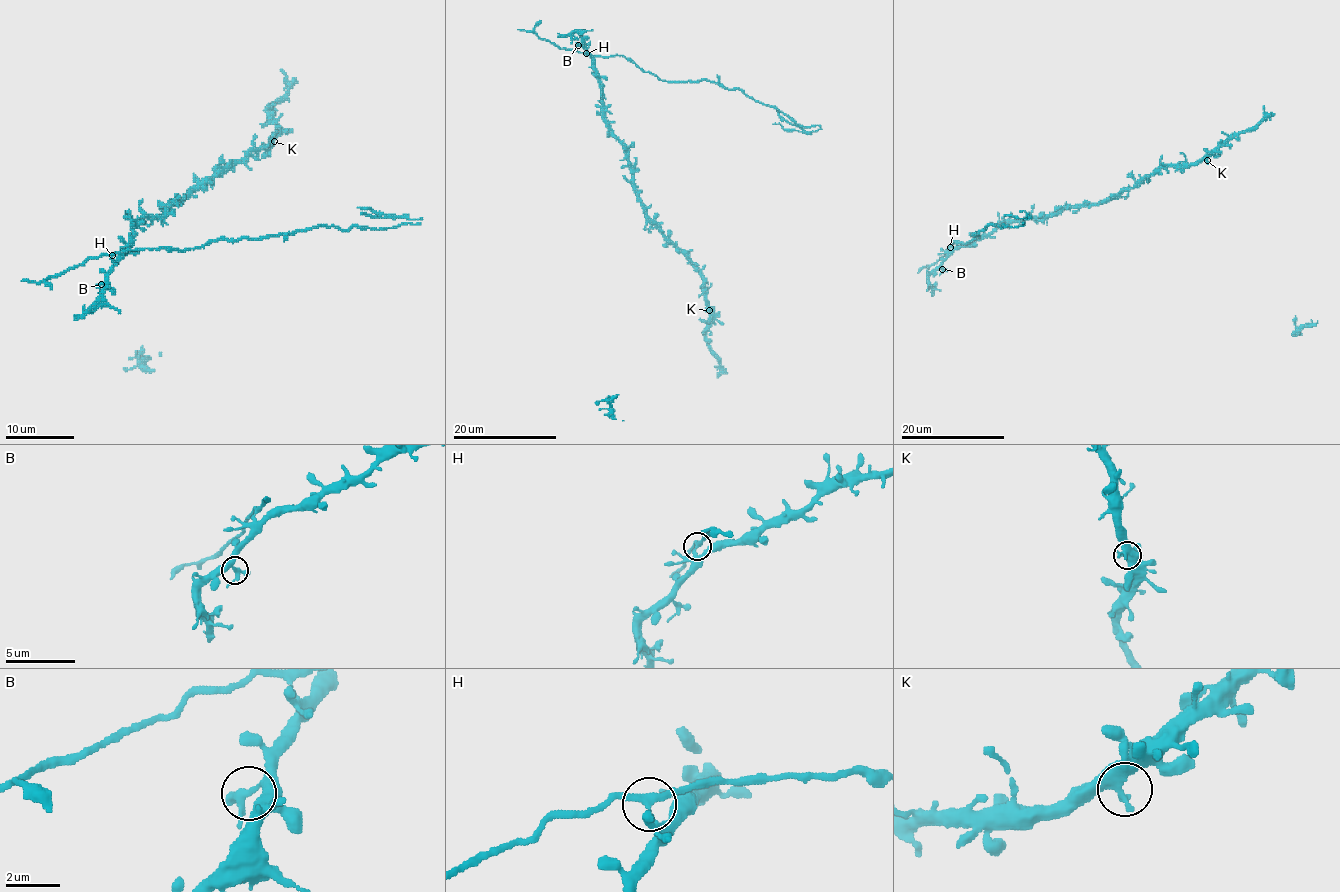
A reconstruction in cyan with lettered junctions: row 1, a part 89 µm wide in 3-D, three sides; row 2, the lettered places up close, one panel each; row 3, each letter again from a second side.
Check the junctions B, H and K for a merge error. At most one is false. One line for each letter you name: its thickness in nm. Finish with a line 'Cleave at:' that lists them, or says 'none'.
H: calibre 240 nm
Cleave at: H

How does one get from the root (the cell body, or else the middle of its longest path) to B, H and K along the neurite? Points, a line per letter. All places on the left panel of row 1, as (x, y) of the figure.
B: (166, 212), (163, 216), (146, 216), (134, 226), (134, 235), (123, 255), (101, 284)
H: (166, 212), (140, 219), (134, 226), (129, 245), (118, 255), (111, 255)
K: (166, 212), (202, 182), (219, 177), (250, 151), (262, 149), (274, 141)

